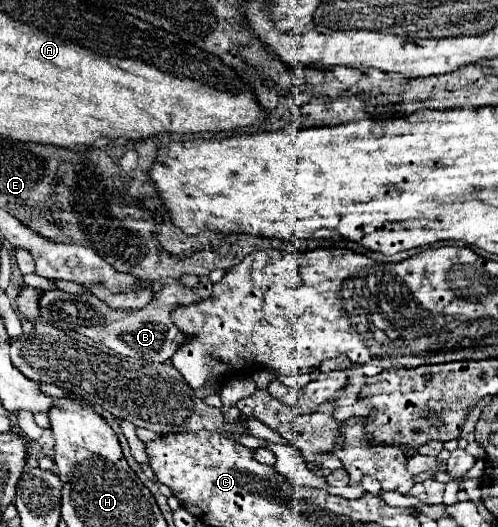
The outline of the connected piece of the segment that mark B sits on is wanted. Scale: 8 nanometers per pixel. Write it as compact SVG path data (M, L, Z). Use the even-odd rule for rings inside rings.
M203 276L199 280L201 280L201 286L197 290L189 290L187 286L175 284L175 282L165 284L145 308L129 310L129 312L113 310L93 294L67 294L63 290L43 290L43 296L39 296L39 312L41 312L41 320L55 324L55 328L77 332L85 338L91 338L111 348L113 352L121 356L139 358L143 362L165 362L173 356L173 352L183 342L187 342L187 334L181 334L175 328L171 320L171 312L177 306L183 306L183 304L189 306L211 296L213 284L209 282L209 278Z

